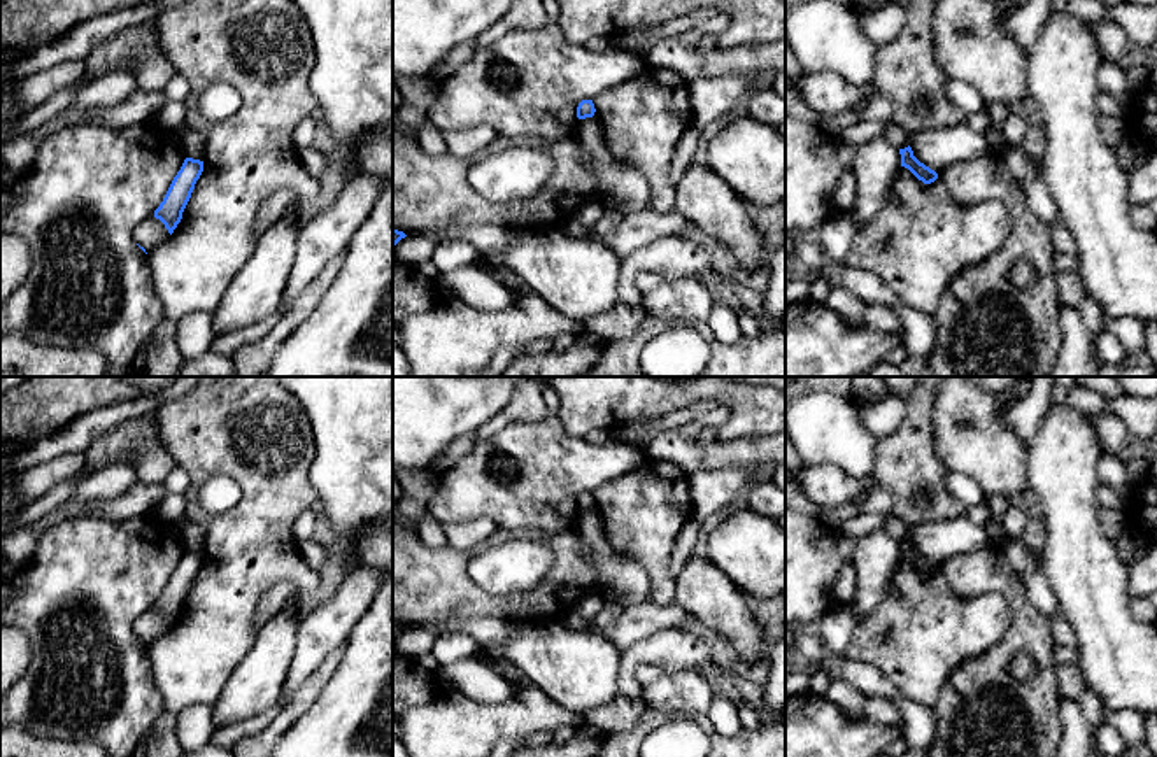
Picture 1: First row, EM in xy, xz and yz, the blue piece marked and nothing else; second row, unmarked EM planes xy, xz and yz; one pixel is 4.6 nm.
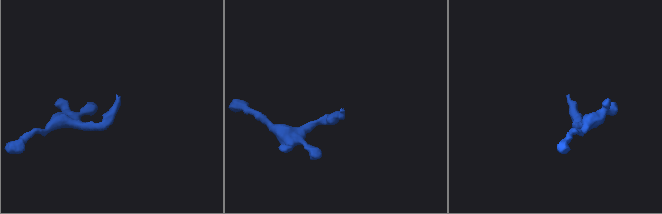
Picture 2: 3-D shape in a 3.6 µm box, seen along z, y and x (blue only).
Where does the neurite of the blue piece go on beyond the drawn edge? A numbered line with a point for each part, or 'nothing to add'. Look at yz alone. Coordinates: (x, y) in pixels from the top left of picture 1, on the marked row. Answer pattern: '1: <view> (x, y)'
1: yz (893, 132)

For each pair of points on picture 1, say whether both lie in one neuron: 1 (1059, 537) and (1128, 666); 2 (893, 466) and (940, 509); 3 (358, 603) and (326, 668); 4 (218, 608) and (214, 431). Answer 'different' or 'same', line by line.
1: same
2: same
3: different
4: same

